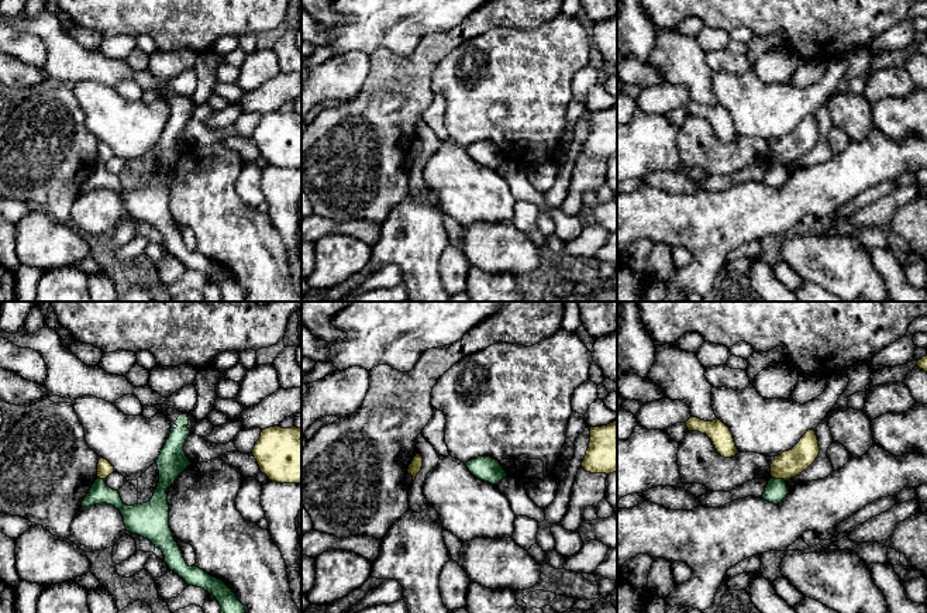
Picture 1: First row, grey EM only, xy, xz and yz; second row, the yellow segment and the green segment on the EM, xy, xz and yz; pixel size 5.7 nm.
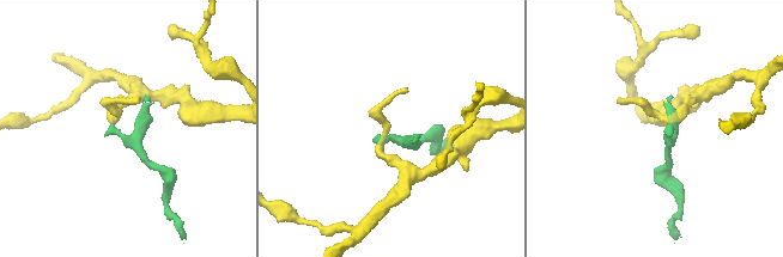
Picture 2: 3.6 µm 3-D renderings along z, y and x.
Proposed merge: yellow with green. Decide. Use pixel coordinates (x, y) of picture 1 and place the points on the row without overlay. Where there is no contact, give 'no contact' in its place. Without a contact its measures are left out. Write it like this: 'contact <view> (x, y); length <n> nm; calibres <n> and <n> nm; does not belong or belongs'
contact yz (778, 162); length 80 nm; calibres 160 and 120 nm; does not belong

